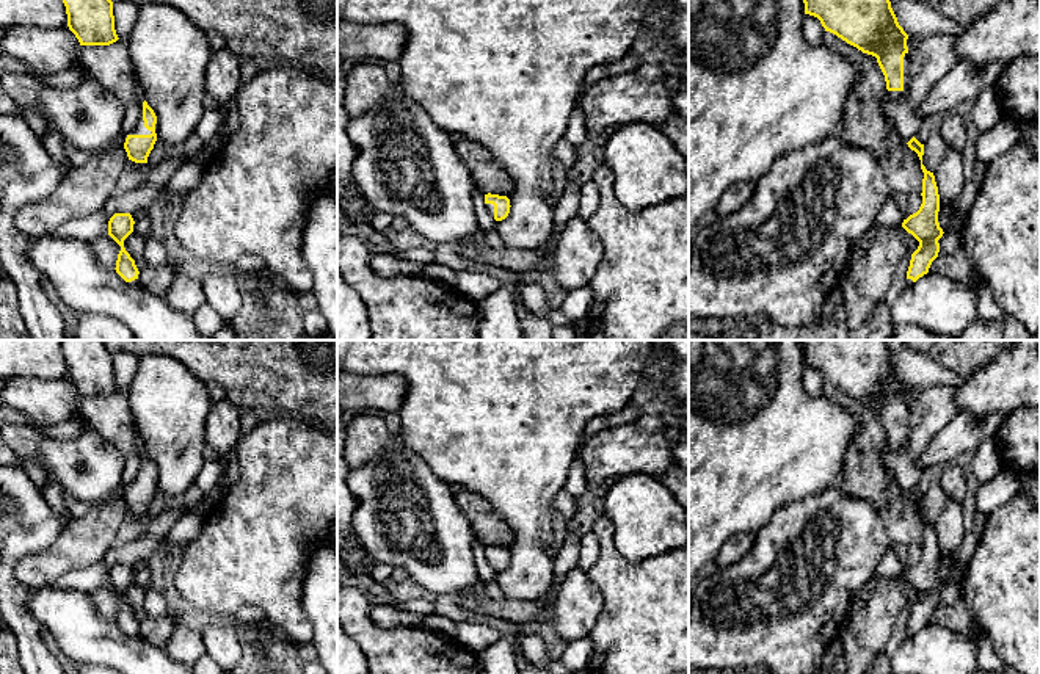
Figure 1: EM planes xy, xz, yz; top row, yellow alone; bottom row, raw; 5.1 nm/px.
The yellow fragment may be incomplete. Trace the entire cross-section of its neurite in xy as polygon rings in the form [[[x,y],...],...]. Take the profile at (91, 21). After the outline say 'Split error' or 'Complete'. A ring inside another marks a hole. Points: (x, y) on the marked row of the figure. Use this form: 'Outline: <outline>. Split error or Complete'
Outline: [[[63,0],[63,3],[67,27],[80,45],[110,45],[119,39],[111,0]]]. Complete

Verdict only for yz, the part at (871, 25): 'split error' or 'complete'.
split error

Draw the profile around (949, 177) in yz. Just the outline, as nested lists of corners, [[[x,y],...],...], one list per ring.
[[[947,149],[933,176],[938,187],[940,204],[951,213],[951,230],[962,238],[963,226],[966,223],[966,213],[957,207],[958,196],[966,183],[962,154]]]

